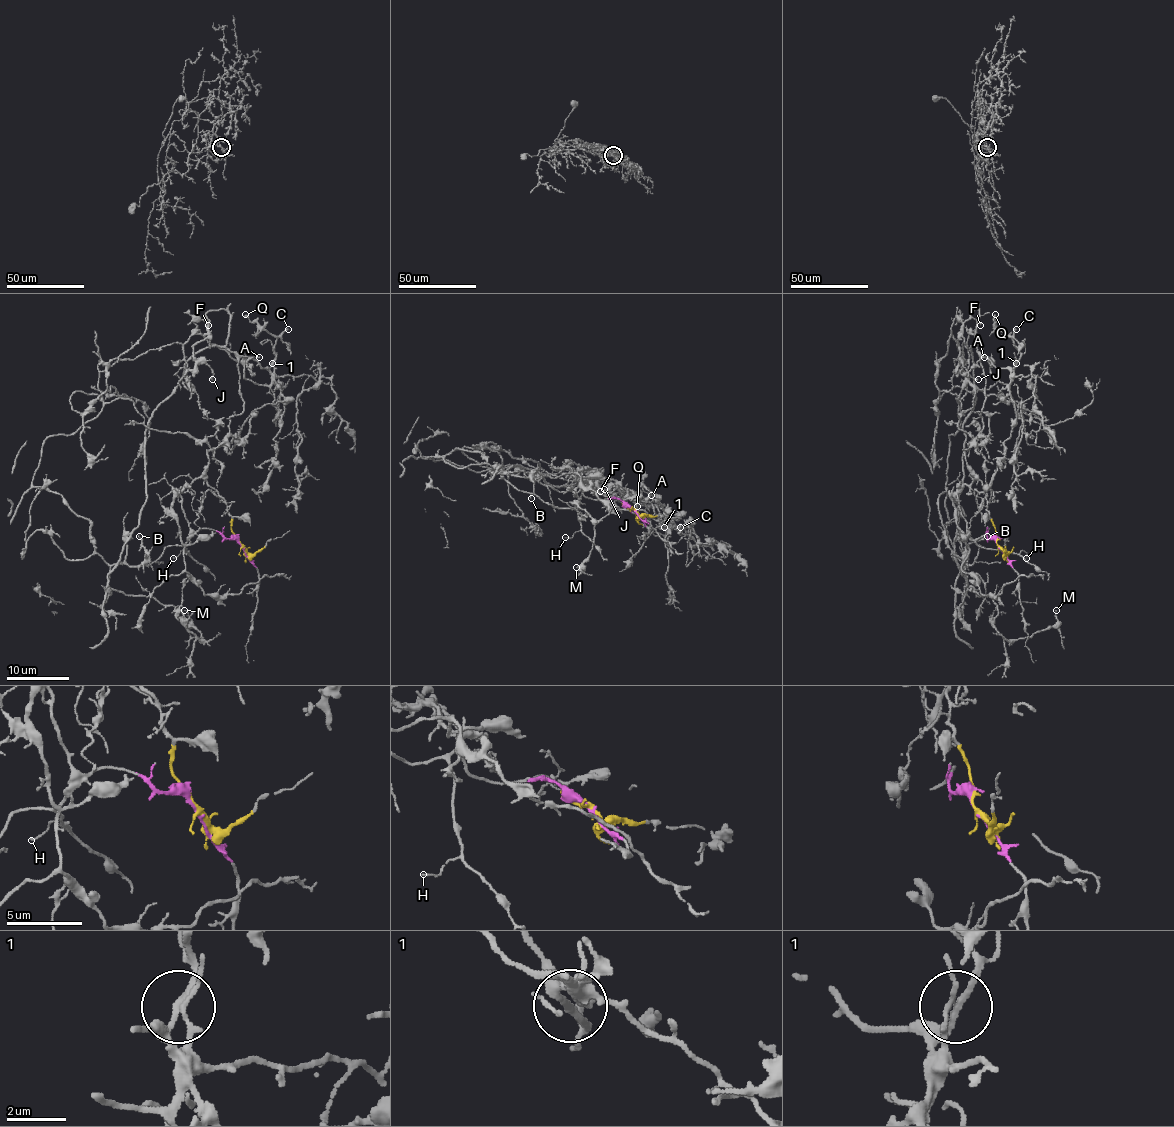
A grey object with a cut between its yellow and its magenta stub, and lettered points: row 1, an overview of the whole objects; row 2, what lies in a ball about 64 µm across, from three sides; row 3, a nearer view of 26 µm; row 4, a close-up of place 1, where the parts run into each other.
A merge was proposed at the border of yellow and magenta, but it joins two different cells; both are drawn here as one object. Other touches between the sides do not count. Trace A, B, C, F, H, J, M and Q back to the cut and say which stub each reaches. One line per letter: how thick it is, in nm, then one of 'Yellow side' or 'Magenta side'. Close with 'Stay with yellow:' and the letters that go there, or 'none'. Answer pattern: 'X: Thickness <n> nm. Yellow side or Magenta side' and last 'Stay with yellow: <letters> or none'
A: Thickness 120 nm. Yellow side
B: Thickness 150 nm. Magenta side
C: Thickness 200 nm. Yellow side
F: Thickness 160 nm. Yellow side
H: Thickness 120 nm. Magenta side
J: Thickness 180 nm. Yellow side
M: Thickness 120 nm. Magenta side
Q: Thickness 190 nm. Yellow side
Stay with yellow: A, C, F, J, Q

